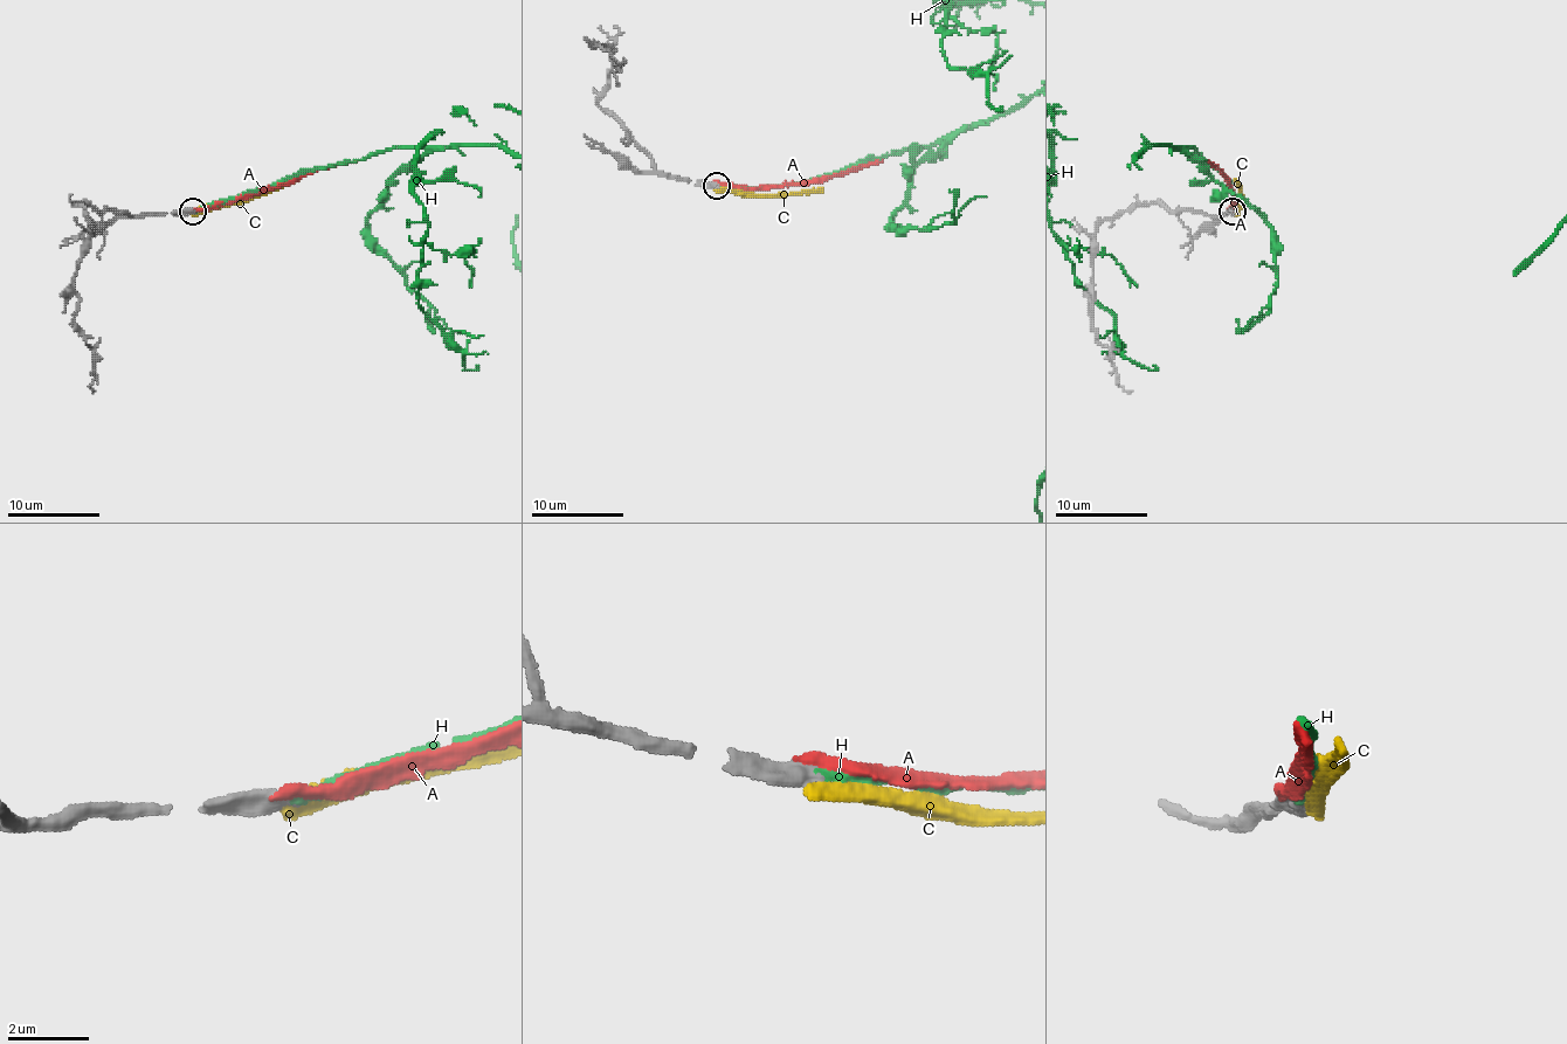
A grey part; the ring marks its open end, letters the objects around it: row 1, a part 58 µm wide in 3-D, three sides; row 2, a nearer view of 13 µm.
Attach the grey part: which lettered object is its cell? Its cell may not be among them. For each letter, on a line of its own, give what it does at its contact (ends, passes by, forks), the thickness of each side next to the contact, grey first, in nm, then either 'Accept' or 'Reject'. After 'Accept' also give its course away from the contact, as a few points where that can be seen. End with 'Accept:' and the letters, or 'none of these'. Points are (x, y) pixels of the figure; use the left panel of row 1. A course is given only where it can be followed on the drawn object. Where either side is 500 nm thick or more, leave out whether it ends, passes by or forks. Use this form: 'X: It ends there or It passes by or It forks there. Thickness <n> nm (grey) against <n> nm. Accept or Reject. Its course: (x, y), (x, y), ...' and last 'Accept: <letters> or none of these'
A: It ends there. Thickness 480 nm (grey) against 280 nm. Reject
C: It ends there. Thickness 480 nm (grey) against 440 nm. Reject
H: It ends there. Thickness 440 nm (grey) against 280 nm. Accept
Accept: H

